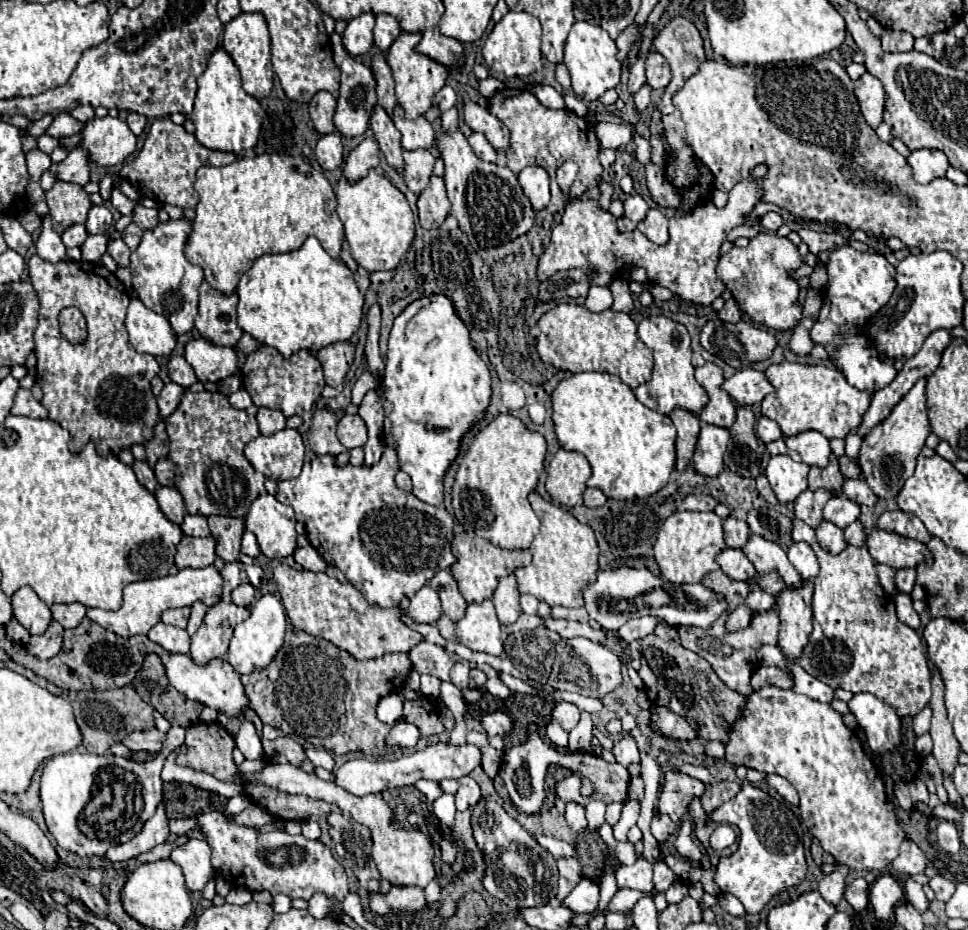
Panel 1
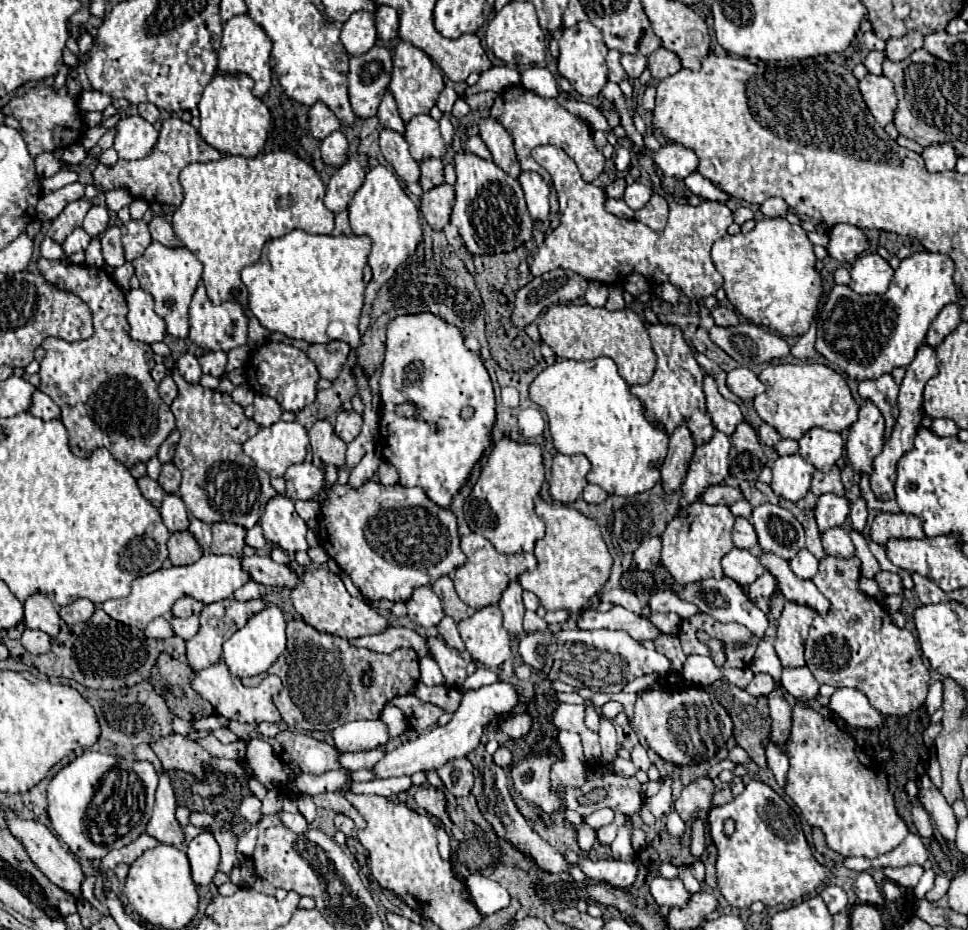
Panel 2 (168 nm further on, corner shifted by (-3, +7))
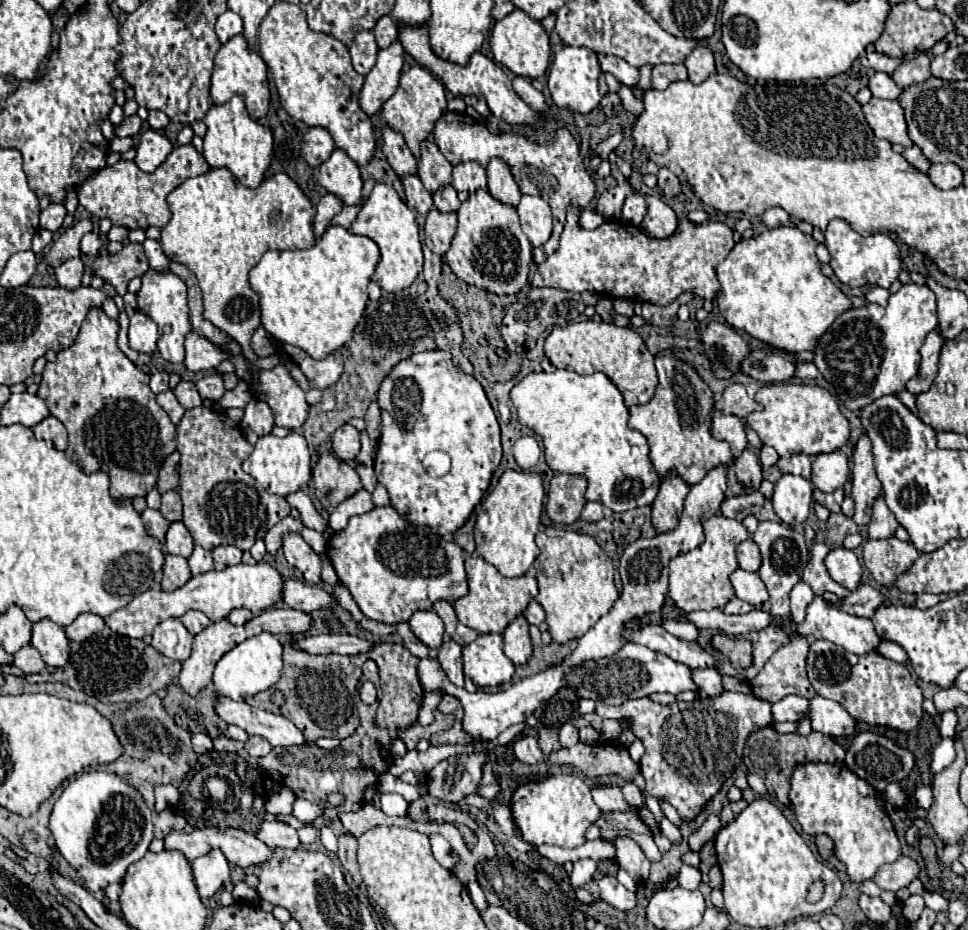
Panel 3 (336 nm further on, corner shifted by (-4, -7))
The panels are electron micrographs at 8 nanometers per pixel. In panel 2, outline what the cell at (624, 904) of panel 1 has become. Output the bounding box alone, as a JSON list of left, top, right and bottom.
[651,876,691,908]

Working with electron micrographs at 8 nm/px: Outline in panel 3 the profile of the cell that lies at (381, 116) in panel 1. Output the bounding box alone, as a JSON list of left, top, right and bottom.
[400,174,434,214]

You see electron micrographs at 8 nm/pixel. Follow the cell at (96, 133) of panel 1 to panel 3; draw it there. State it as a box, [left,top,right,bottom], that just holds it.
[134,130,172,172]

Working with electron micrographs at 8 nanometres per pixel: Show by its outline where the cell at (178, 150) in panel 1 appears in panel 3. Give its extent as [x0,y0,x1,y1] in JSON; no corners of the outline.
[78,144,210,228]

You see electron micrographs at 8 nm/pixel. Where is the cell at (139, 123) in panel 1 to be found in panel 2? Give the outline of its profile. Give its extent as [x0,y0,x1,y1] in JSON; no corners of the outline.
[139,102,159,124]

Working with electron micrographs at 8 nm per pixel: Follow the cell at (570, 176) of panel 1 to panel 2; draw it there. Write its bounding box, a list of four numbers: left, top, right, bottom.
[531,146,733,298]

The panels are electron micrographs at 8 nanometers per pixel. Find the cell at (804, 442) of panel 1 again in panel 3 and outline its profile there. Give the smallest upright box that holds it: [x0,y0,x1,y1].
[812,450,850,492]

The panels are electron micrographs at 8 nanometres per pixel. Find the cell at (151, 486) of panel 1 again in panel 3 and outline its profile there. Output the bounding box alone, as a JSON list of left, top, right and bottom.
[142,508,170,542]

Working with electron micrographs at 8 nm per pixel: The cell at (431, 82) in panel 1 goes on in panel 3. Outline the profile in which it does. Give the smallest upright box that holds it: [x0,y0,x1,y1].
[382,66,446,156]

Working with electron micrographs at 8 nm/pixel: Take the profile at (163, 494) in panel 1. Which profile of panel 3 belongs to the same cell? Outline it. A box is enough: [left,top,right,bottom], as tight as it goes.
[166,522,194,558]

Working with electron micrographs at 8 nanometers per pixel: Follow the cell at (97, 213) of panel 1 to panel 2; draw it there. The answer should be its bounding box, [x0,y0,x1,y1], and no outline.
[83,206,109,238]

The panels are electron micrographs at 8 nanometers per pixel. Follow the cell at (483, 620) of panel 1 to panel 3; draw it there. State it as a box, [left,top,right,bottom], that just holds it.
[462,632,514,688]

